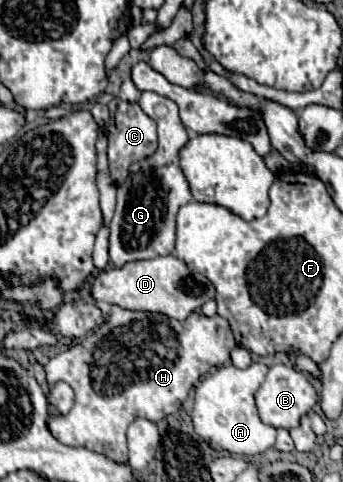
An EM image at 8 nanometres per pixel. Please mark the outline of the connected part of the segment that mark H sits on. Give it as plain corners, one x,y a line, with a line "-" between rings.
111,306
109,320
93,330
81,344
53,356
47,366
47,382
67,382
75,390
75,404
69,414
53,416
49,420
51,434
65,446
83,446
91,452
105,454
111,460
127,460
127,438
125,430
135,418
149,418
153,422
175,414
185,402
189,390
197,380
213,366
227,362
229,352
237,346
229,322
221,316
205,316
199,312
189,314
183,322
171,320
165,314
155,312
131,312
125,308

